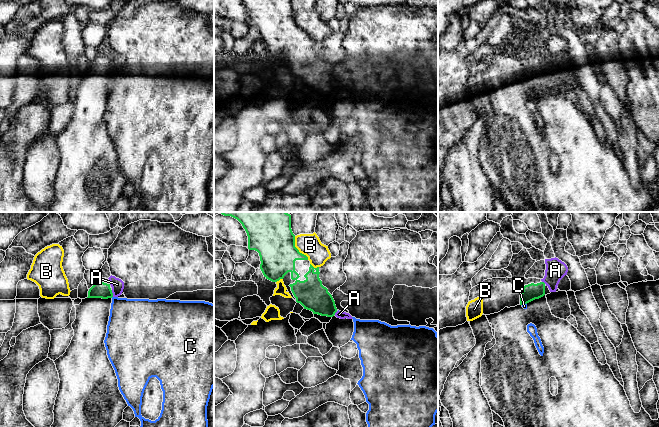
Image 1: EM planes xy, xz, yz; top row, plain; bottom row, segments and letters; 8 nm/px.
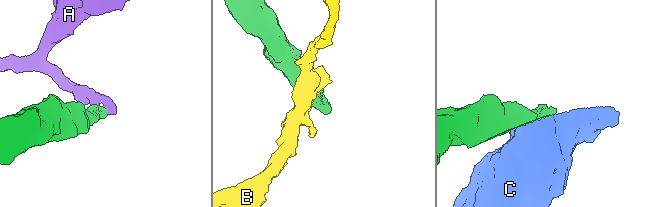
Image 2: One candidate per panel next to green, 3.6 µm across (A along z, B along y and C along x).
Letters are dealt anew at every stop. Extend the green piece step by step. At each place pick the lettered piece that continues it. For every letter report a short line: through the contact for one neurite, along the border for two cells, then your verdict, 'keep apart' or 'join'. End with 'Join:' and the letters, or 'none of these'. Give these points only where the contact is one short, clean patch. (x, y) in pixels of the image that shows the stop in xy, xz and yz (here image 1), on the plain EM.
A: keep apart
B: keep apart
C: line yz (526, 79), (522, 81); keep apart
Join: none of these

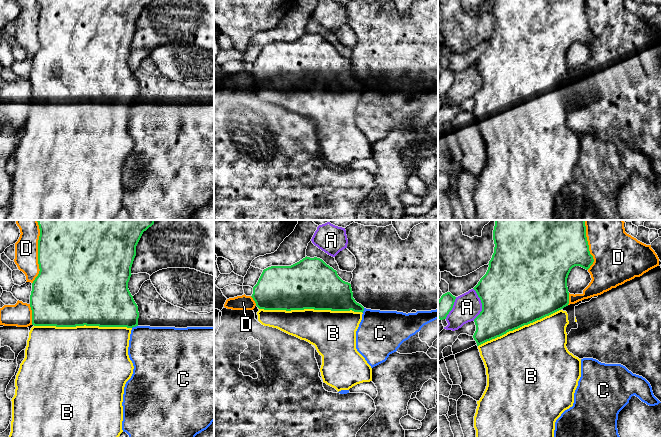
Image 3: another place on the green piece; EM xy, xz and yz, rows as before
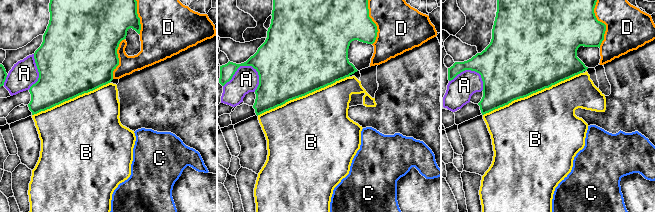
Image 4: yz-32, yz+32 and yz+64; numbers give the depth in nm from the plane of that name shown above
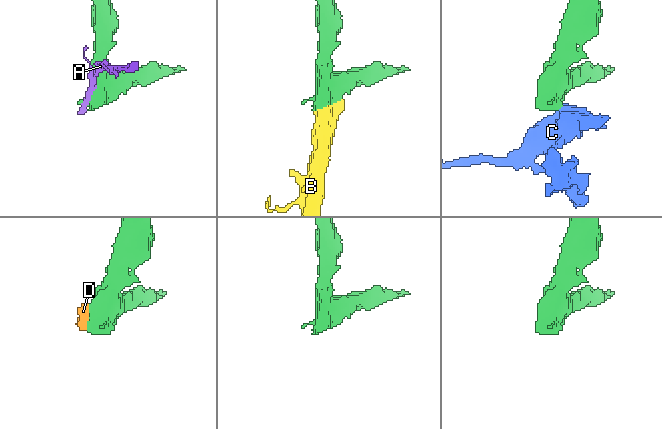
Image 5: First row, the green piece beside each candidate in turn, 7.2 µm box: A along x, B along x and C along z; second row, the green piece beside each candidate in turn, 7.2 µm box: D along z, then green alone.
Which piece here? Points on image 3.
A: keep apart
B: join
C: keep apart
D: keep apart
Join: B

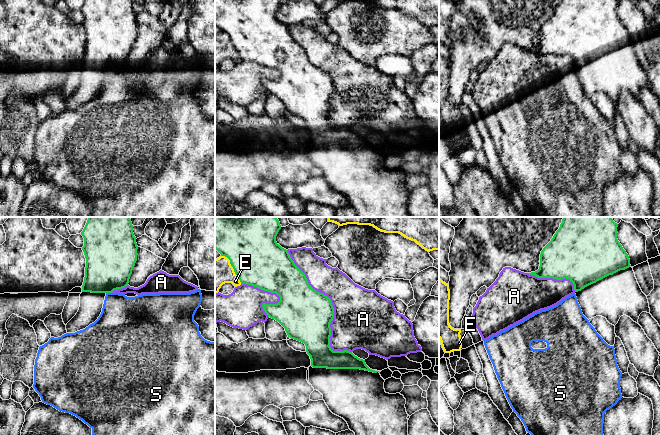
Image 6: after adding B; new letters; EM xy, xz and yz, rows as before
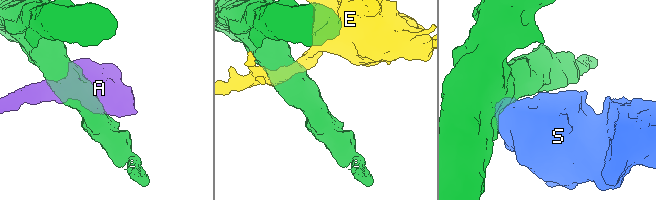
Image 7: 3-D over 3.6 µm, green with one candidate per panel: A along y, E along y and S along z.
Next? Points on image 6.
A: keep apart
E: keep apart
S: line xy (106, 68), (111, 69); keep apart
Join: none of these

